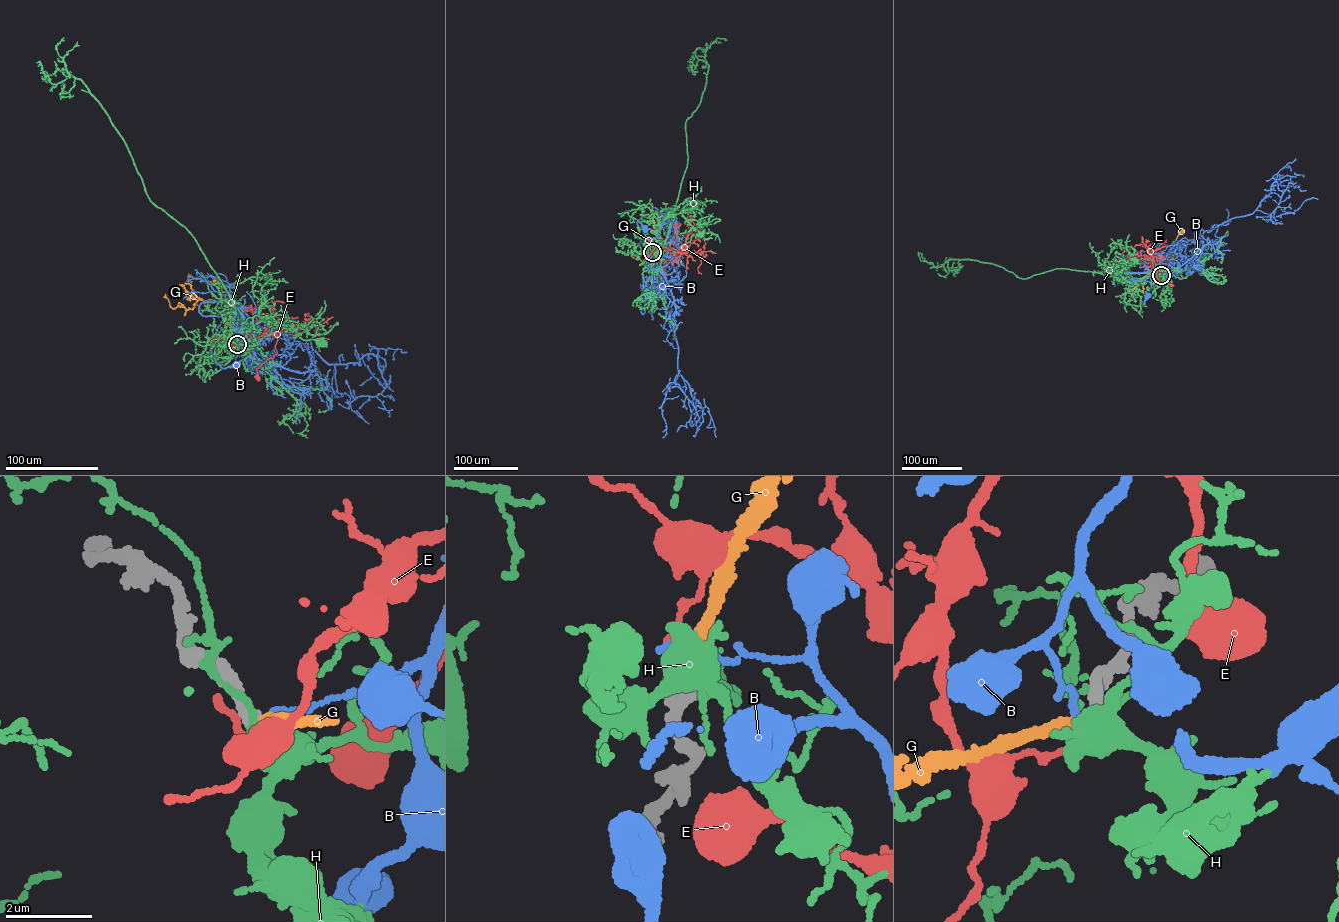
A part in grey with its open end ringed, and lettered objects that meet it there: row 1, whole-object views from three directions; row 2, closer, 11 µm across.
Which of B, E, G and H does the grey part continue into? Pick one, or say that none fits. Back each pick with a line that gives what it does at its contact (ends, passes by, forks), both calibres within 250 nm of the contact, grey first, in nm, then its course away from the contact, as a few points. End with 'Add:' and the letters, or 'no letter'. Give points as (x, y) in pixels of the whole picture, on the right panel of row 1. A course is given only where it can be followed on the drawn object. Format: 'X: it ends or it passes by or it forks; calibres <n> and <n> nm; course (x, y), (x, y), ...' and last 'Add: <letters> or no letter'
G: it ends; calibres 240 and 240 nm; course (1161, 275), (1155, 275), (1155, 251), (1172, 247), (1182, 231)
Add: G

